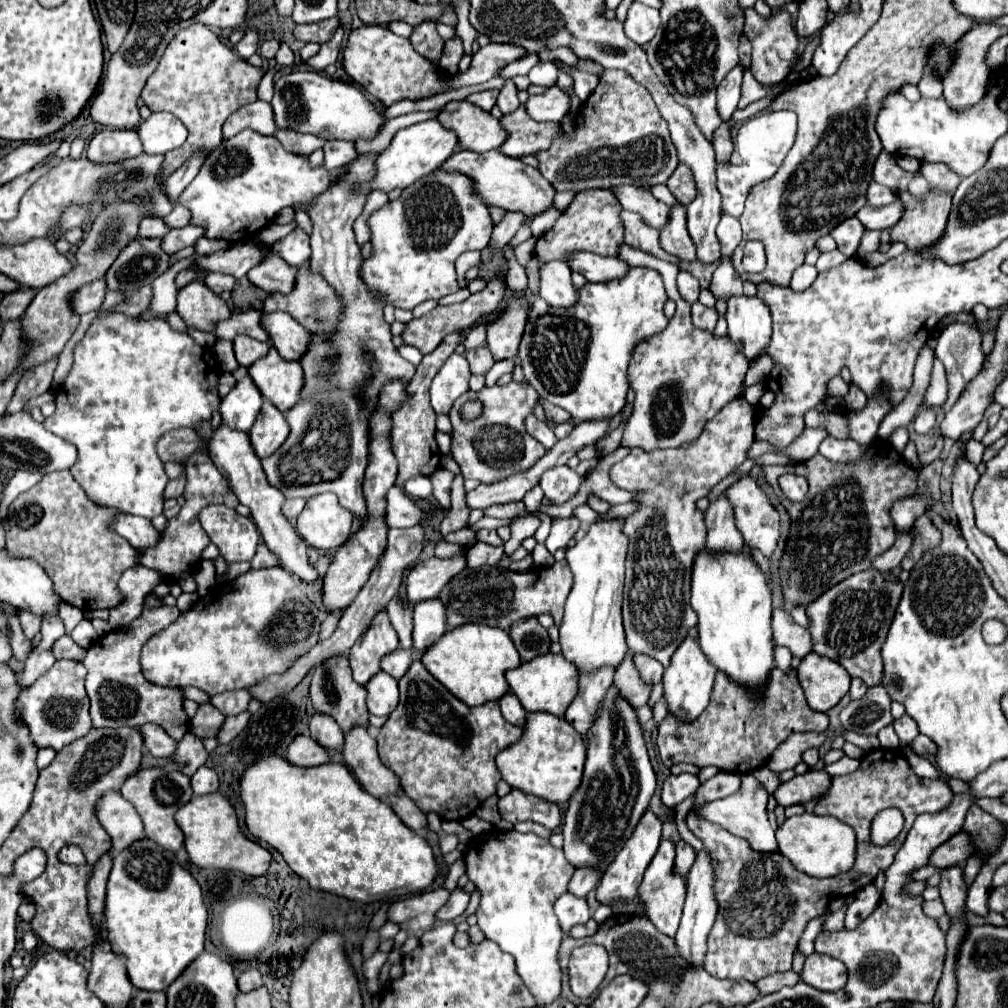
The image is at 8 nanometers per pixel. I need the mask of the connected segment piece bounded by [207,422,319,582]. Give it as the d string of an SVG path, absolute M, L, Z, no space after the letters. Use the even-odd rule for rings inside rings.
M225 422L219 424L219 428L213 432L211 440L209 440L209 456L215 462L215 466L225 472L229 488L233 490L233 494L239 498L241 504L251 508L251 518L255 520L267 548L277 556L279 566L295 576L299 576L303 582L315 582L317 580L317 570L309 564L309 556L307 556L307 544L305 540L297 534L297 530L293 528L293 524L283 516L281 506L285 502L285 496L267 482L267 476L261 468L261 460L257 458L251 440L247 436L247 432L241 430L231 430Z

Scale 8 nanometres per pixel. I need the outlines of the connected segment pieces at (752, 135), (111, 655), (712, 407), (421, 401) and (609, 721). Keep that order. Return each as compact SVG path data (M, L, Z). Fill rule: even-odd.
M765 112L741 124L737 132L737 148L743 164L739 166L733 166L731 162L717 164L717 188L723 198L721 204L723 212L735 218L741 216L750 189L777 172L779 164L785 160L787 152L791 150L791 144L795 142L795 132L797 132L797 116L793 112Z
M157 606L143 608L141 616L135 618L129 626L111 630L95 640L87 650L83 666L87 668L85 688L91 700L91 718L93 728L121 728L121 726L143 726L153 722L161 726L173 740L179 740L189 732L189 718L183 712L183 692L180 688L155 685L143 678L139 652L143 644L155 634L167 628L173 620L179 618L177 606Z
M625 242L617 256L629 266L655 268L663 276L667 296L677 304L669 326L663 332L641 340L631 352L627 382L635 392L635 402L625 424L623 444L647 452L653 448L677 448L679 444L695 440L695 436L703 432L705 422L709 422L727 402L743 394L743 380L749 362L743 356L743 346L733 342L729 334L715 336L713 332L693 326L691 304L683 300L677 290L677 264L635 250Z
M461 332L449 334L431 354L425 354L421 364L417 366L417 372L413 380L407 386L407 402L393 414L393 430L391 430L391 442L393 442L393 454L399 462L399 476L397 476L397 486L403 486L405 480L411 476L423 474L431 476L431 472L437 470L441 452L435 442L435 412L429 404L429 386L433 376L439 372L439 368L445 364L445 360L455 352L455 348L463 342Z
M611 684L597 718L587 732L587 762L583 782L569 800L563 824L563 852L573 868L595 868L605 874L615 854L631 838L655 794L655 772L649 762L635 708Z

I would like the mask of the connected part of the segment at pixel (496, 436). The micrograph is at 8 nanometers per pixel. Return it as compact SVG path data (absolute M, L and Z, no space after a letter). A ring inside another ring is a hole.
M511 382L507 386L493 386L483 388L479 392L465 392L455 400L455 406L449 412L451 424L453 424L453 442L451 442L451 454L453 460L459 464L463 478L473 478L481 484L493 484L501 482L513 474L529 470L539 458L545 456L545 448L527 434L523 420L527 414L533 412L533 406L537 404L539 394L529 384L517 384ZM479 398L485 406L483 416L473 422L465 422L459 416L459 408L463 402Z

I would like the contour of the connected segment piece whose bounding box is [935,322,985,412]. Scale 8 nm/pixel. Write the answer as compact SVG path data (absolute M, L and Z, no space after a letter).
M955 322L941 332L935 354L943 362L949 380L949 400L943 406L945 412L951 410L951 404L967 386L967 380L971 380L971 376L979 372L979 364L983 364L981 340L983 332L977 324Z

